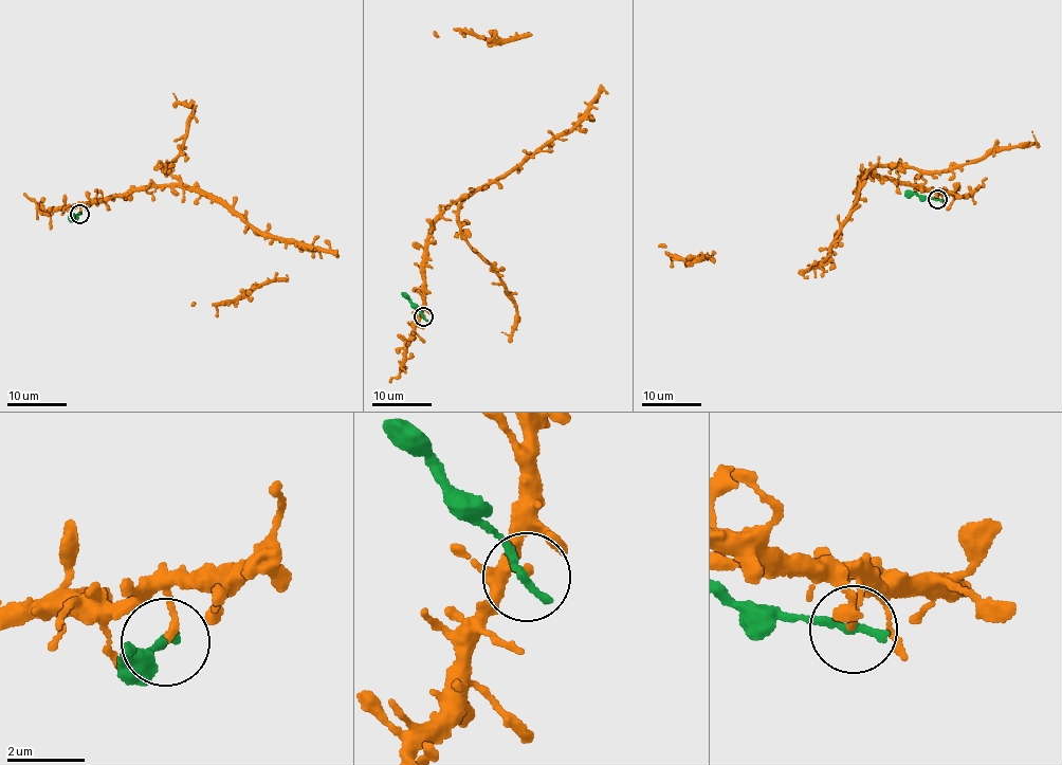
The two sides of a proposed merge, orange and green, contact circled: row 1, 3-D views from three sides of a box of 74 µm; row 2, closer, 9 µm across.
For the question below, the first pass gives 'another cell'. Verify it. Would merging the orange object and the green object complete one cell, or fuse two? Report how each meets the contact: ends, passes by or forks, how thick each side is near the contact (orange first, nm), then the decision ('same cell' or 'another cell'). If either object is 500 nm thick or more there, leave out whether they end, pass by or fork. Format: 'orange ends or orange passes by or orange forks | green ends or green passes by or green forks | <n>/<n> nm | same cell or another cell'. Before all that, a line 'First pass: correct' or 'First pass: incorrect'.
First pass: correct
orange ends | green ends | 190/280 nm | another cell

